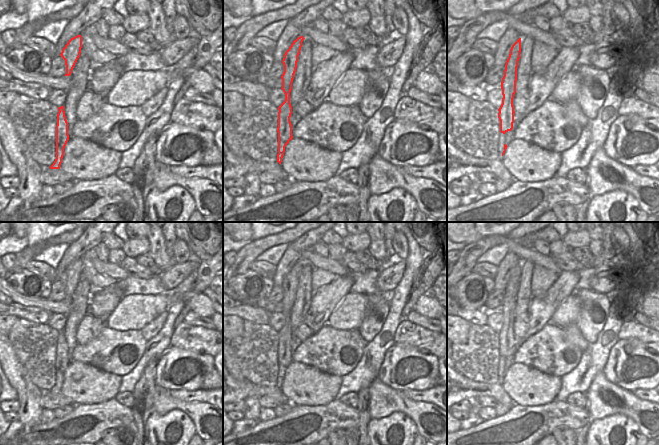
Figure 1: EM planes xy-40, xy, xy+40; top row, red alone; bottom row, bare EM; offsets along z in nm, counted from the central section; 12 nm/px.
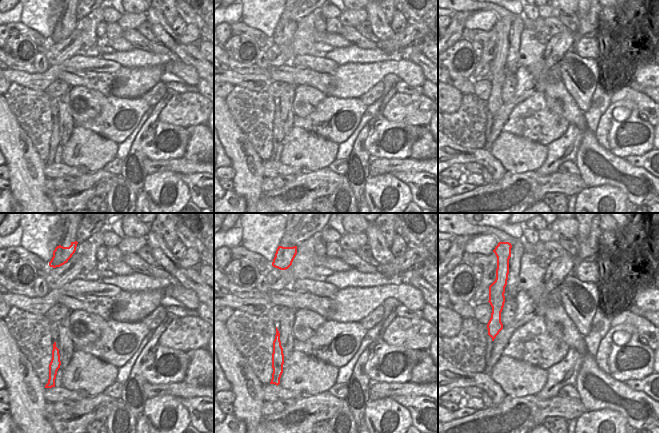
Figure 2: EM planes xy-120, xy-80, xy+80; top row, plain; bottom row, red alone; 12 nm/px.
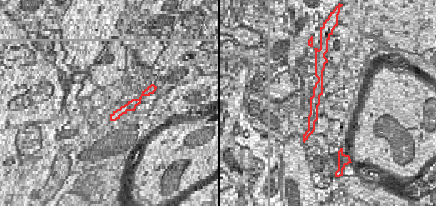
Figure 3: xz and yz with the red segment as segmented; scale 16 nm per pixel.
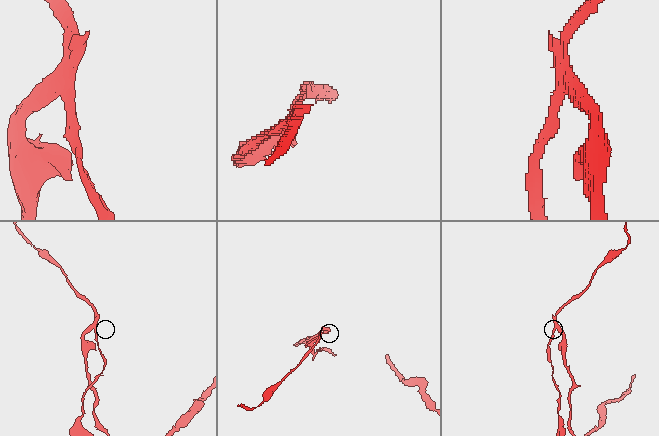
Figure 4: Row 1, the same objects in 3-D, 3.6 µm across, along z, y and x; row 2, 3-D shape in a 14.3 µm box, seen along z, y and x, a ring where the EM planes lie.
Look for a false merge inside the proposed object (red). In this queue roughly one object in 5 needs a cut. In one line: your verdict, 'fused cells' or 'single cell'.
fused cells

